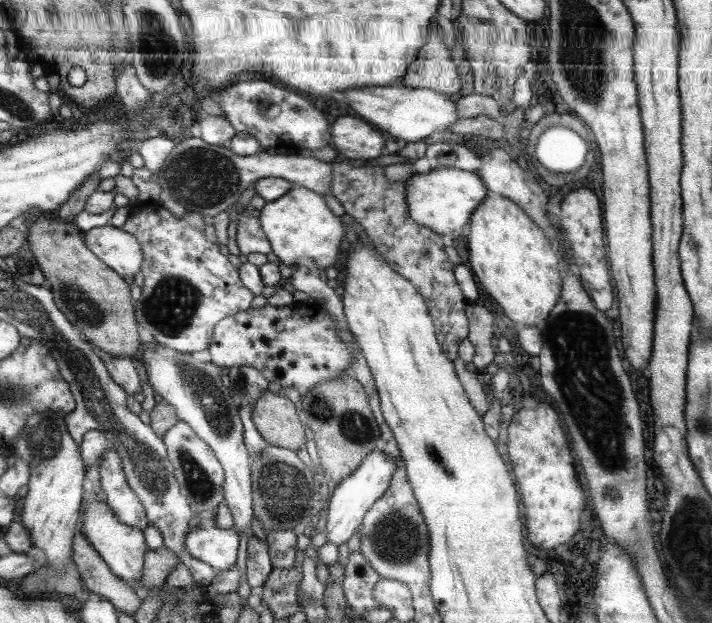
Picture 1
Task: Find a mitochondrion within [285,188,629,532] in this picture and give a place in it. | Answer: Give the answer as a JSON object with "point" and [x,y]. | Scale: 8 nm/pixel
{"point":[577,332]}

